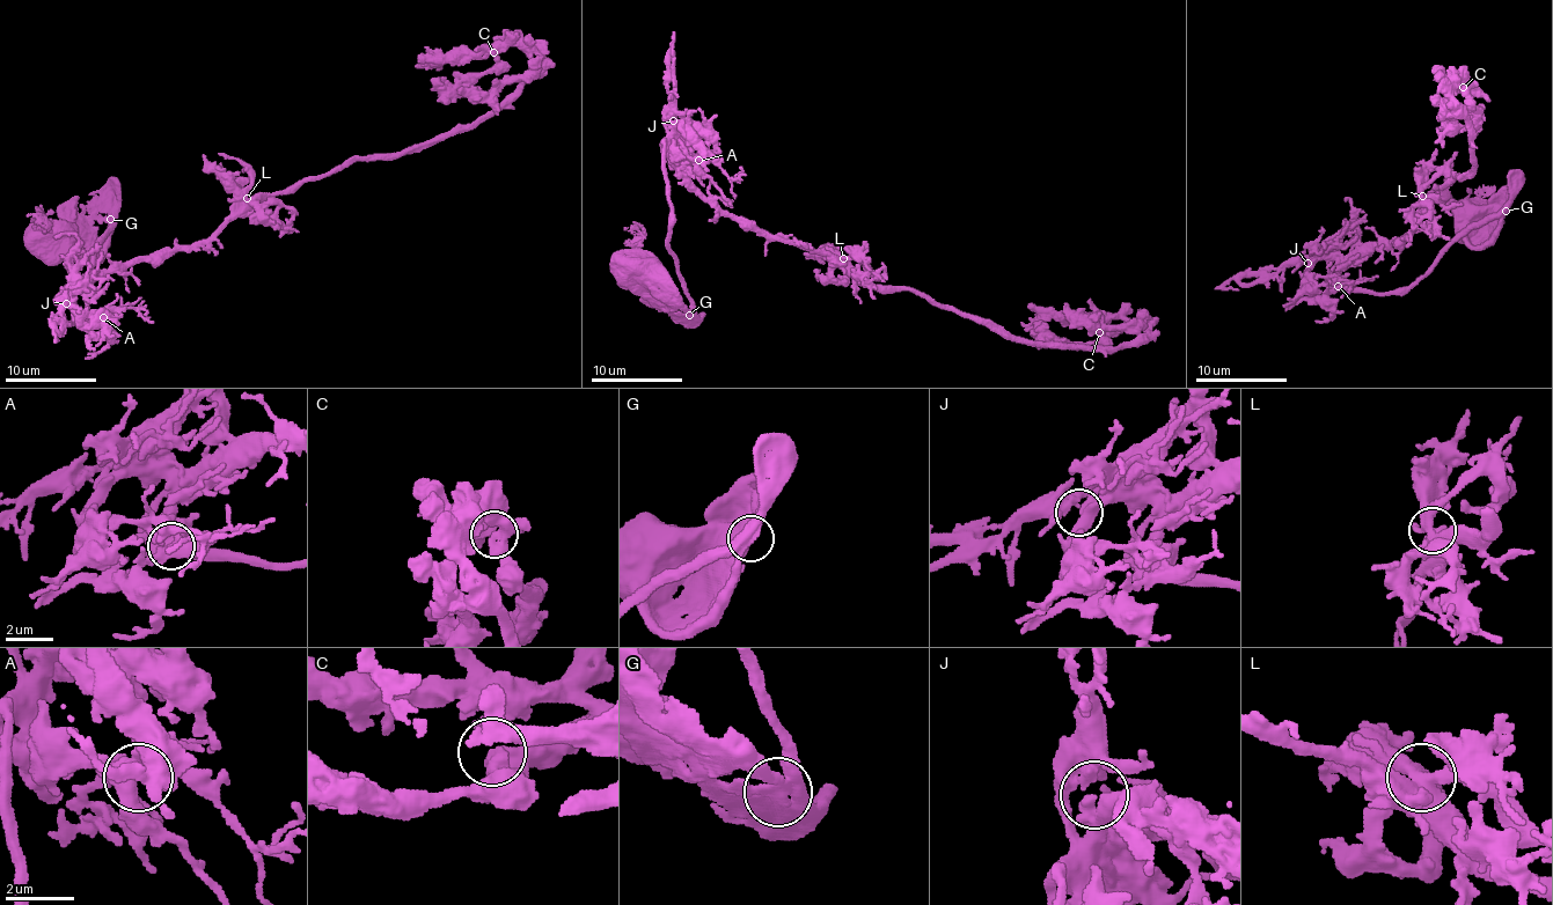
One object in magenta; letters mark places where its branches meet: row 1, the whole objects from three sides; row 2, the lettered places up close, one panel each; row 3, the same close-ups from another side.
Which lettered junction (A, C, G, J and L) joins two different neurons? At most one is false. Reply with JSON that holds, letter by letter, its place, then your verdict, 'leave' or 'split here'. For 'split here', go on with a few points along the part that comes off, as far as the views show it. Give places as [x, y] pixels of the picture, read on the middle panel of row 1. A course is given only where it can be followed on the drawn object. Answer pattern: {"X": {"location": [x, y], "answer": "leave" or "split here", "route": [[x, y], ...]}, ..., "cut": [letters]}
{"A": {"location": [698, 160], "answer": "leave"}, "C": {"location": [1099, 332], "answer": "leave"}, "G": {"location": [689, 315], "answer": "leave"}, "J": {"location": [673, 120], "answer": "leave"}, "L": {"location": [843, 258], "answer": "leave"}, "cut": []}

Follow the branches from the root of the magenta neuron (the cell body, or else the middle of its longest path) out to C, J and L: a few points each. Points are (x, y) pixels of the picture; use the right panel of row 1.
C: (1469, 210), (1501, 225), (1473, 222), (1408, 286), (1328, 281), (1473, 167), (1449, 110), (1463, 87)
J: (1469, 210), (1484, 206), (1501, 225), (1473, 222), (1408, 286), (1333, 286), (1332, 266), (1308, 263)
L: (1469, 210), (1484, 206), (1501, 225), (1473, 222), (1408, 286), (1333, 286), (1334, 267), (1407, 235), (1422, 196)

